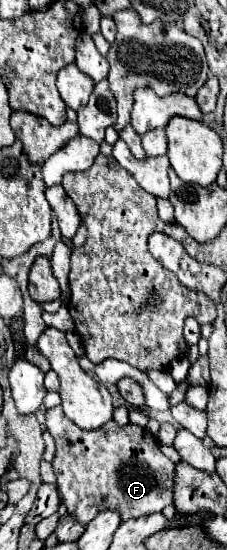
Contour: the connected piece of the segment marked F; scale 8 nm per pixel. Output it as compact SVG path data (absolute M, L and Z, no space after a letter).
M60 405L46 411L46 427L56 441L52 467L58 477L62 503L82 525L88 525L88 521L106 509L118 511L122 521L128 521L160 513L166 505L172 505L176 465L162 455L156 437L148 429L132 423L120 427L116 421L108 421L100 429L84 431L64 415Z

